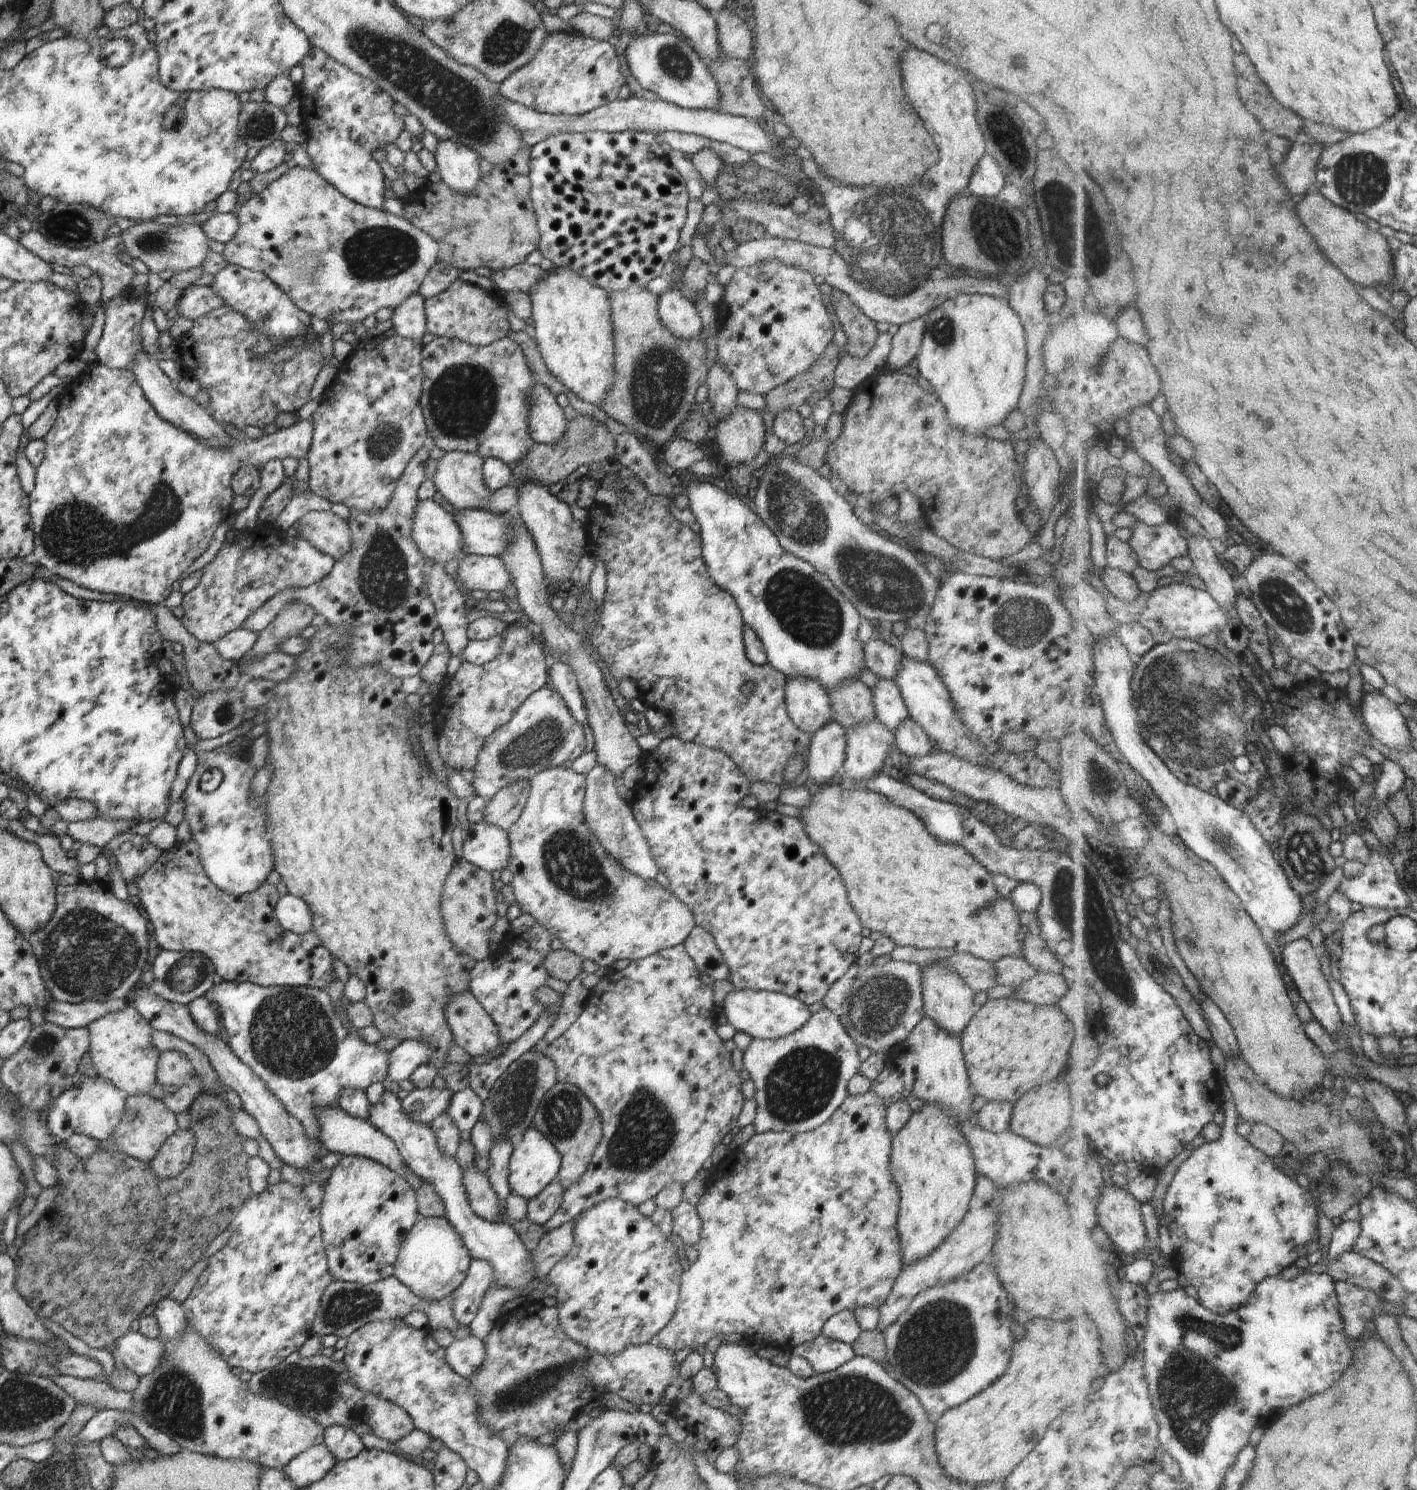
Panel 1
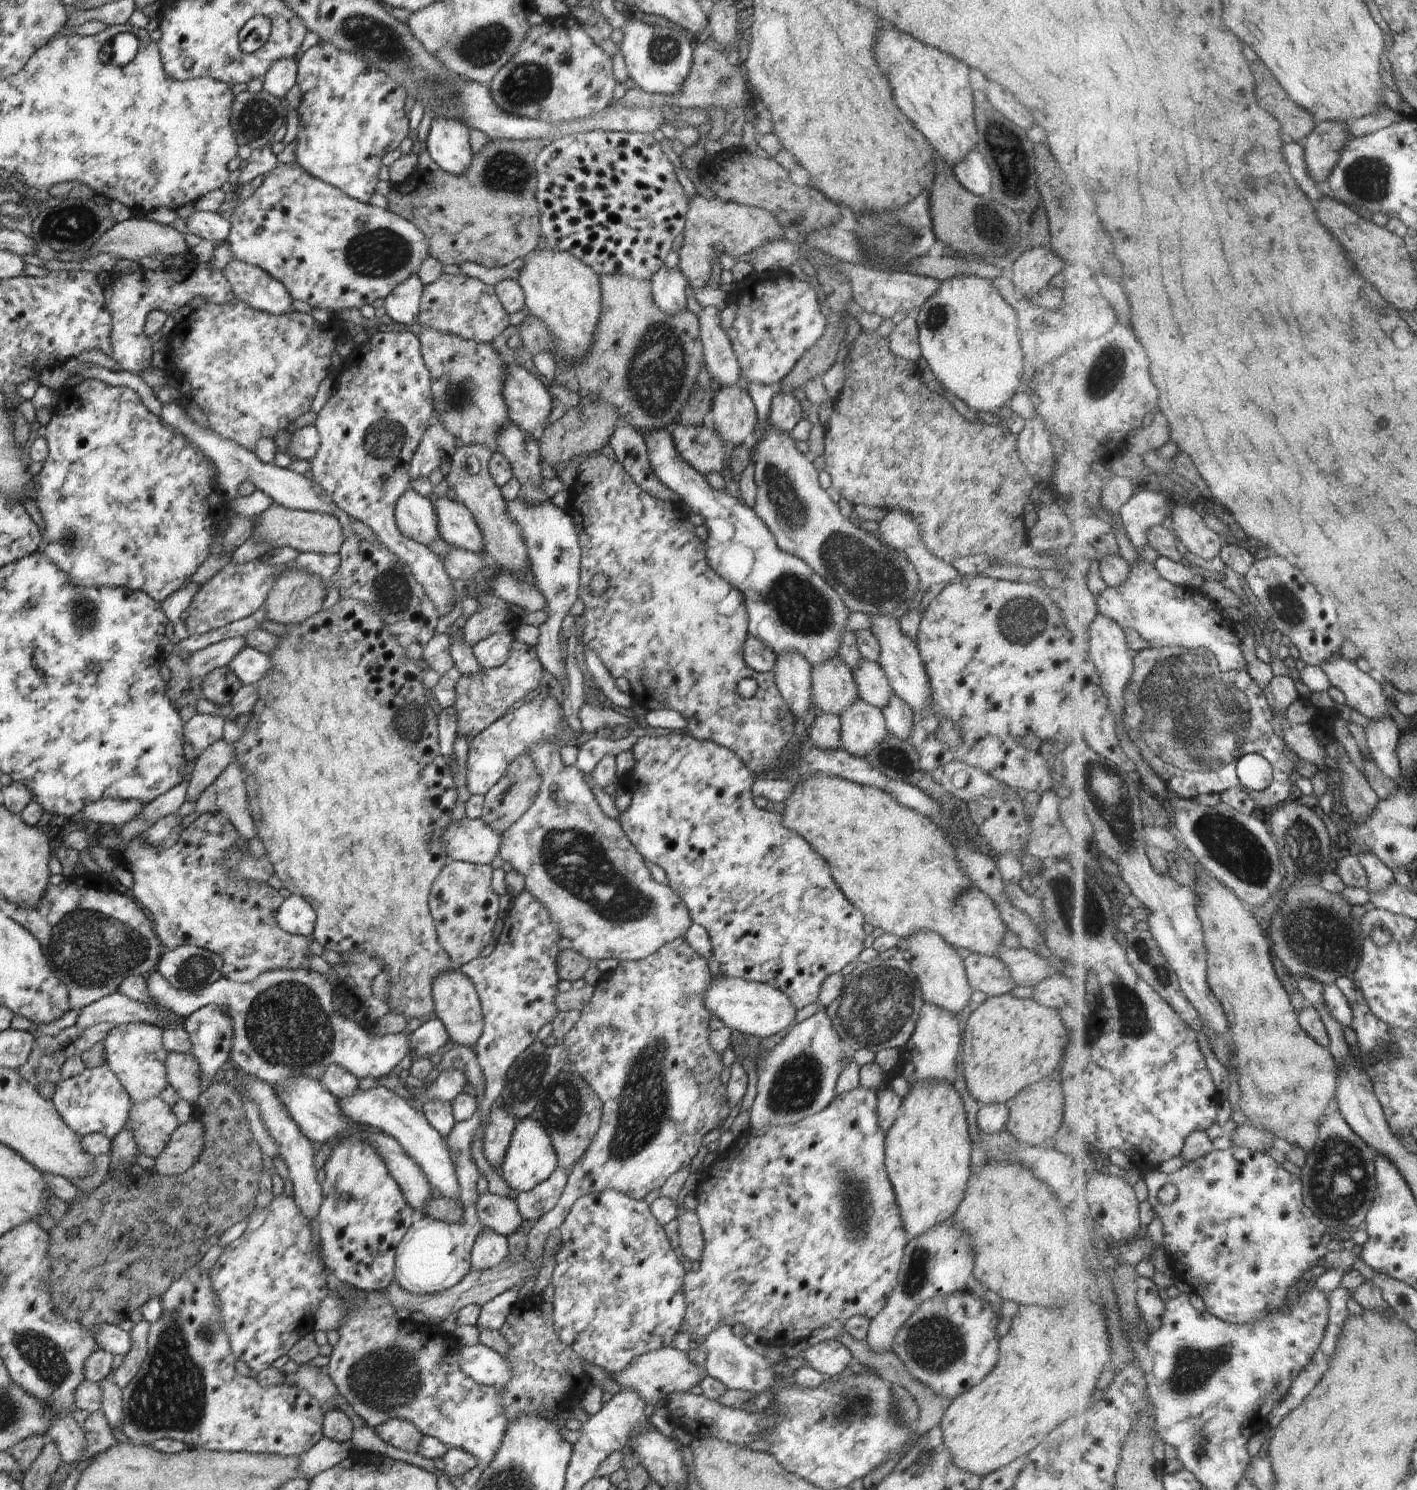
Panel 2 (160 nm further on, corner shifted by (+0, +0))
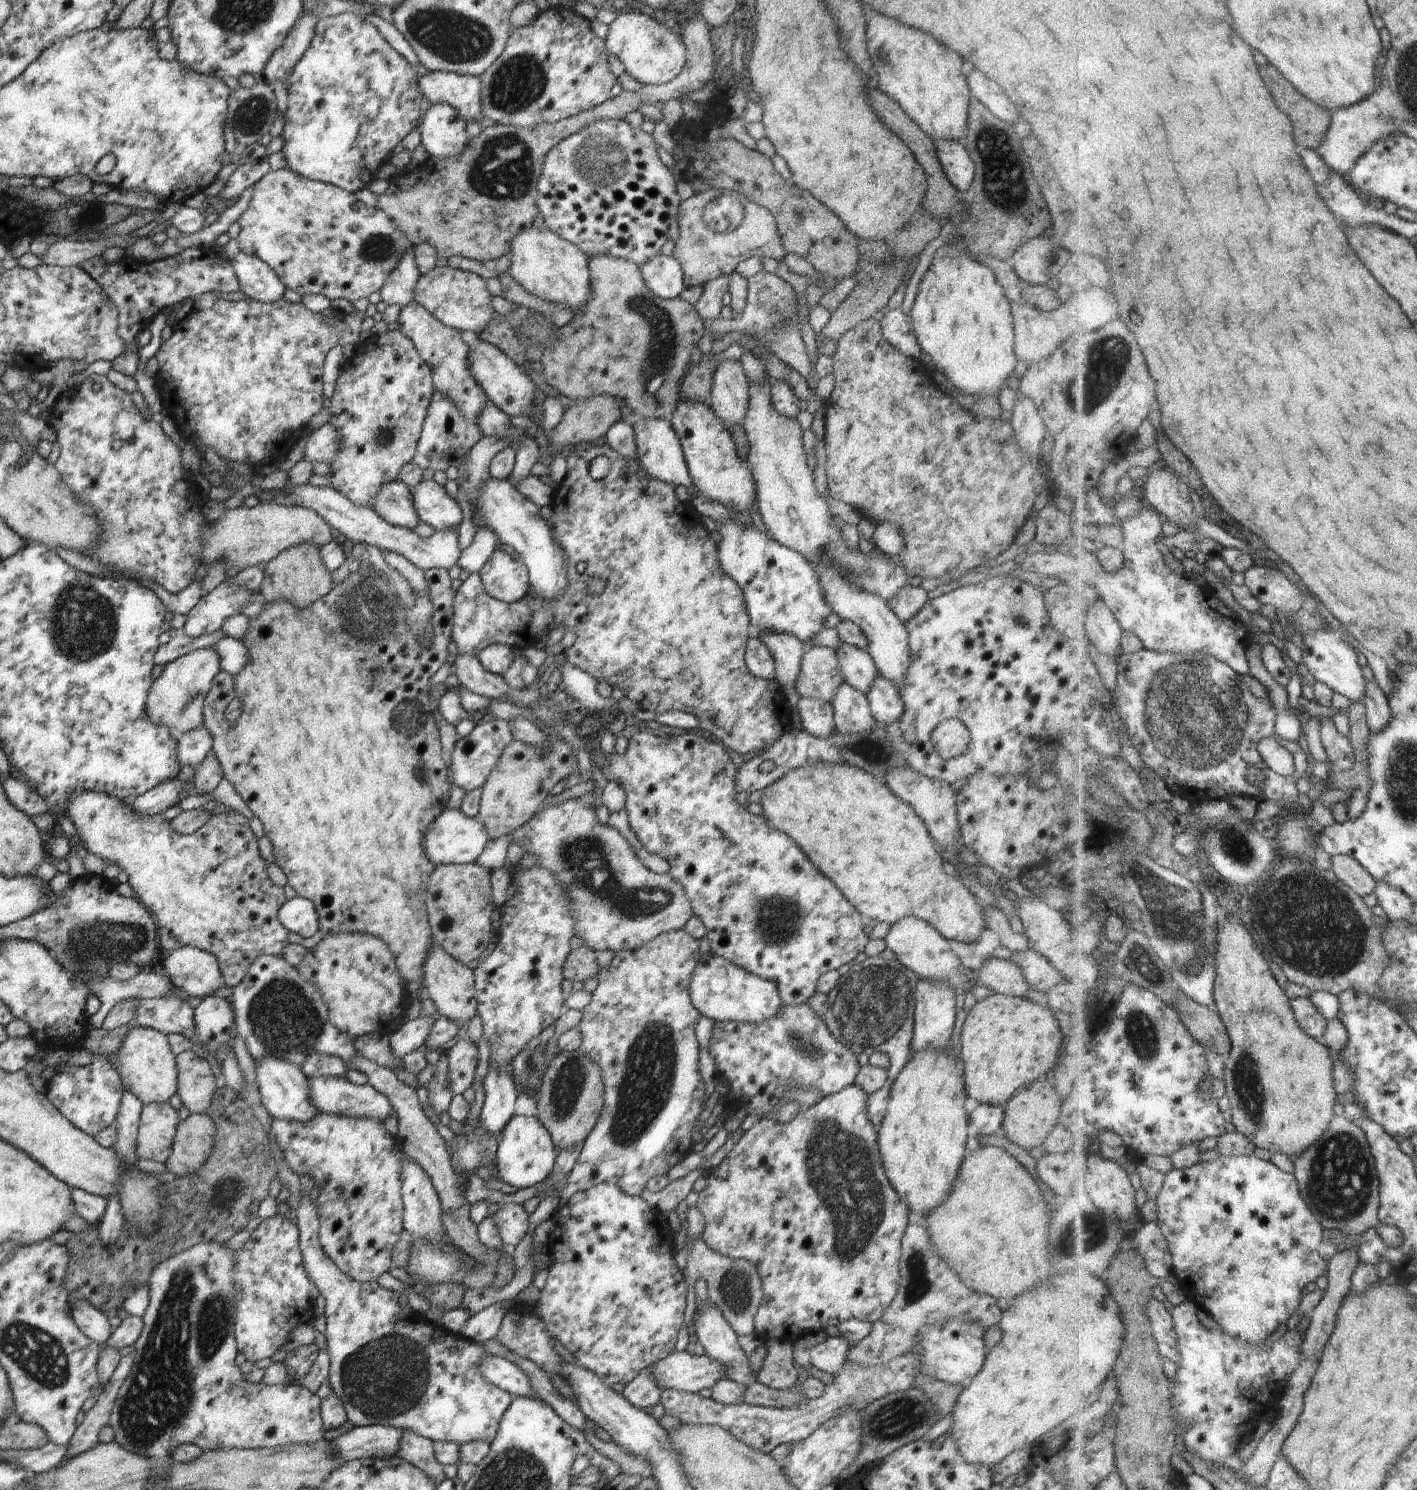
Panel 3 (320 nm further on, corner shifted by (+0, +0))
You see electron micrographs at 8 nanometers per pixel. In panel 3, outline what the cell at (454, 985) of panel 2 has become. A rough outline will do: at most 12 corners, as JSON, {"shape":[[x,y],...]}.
{"shape":[[434,942],[423,960],[426,996],[466,1029],[475,976]]}

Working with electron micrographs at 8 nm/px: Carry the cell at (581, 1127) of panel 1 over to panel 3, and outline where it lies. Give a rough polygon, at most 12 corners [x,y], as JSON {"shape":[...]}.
{"shape":[[548,1042],[538,1116],[558,1150],[585,1142],[603,1109],[600,1067]]}

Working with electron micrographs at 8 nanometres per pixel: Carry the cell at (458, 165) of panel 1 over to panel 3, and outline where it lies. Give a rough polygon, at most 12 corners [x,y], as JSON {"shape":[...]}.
{"shape":[[447,102],[430,105],[418,130],[424,148],[454,158],[469,139]]}

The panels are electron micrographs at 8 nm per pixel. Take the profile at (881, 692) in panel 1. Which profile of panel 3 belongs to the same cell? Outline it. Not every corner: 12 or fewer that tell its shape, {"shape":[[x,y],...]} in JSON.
{"shape":[[861,648],[835,650],[843,679],[868,692],[878,669]]}

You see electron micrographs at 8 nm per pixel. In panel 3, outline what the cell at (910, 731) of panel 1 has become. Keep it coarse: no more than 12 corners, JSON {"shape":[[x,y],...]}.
{"shape":[[880,674],[865,697],[876,722],[904,712],[895,684]]}

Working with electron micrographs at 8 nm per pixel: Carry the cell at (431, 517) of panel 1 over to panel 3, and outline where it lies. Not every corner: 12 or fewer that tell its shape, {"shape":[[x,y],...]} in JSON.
{"shape":[[385,482],[371,509],[390,524],[420,522],[409,487]]}

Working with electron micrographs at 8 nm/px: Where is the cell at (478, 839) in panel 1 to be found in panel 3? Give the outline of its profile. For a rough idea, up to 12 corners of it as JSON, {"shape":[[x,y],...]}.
{"shape":[[444,809],[422,833],[430,862],[475,863],[489,836]]}

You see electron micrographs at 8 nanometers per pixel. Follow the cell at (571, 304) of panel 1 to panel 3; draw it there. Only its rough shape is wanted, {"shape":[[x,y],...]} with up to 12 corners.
{"shape":[[546,225],[511,240],[510,276],[573,314],[589,258]]}

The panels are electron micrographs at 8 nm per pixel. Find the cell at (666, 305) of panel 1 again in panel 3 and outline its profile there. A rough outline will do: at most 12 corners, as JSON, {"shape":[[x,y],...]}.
{"shape":[[661,252],[639,266],[661,299],[687,288],[680,263]]}

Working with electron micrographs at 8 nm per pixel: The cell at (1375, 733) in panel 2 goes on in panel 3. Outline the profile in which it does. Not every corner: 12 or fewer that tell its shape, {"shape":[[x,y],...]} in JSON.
{"shape":[[1375,679],[1367,680],[1367,715],[1372,733],[1387,729],[1393,710]]}

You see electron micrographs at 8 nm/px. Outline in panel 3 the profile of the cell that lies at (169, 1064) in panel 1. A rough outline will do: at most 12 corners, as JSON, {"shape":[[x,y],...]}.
{"shape":[[191,1050],[177,1054],[177,1093],[204,1114],[220,1080]]}

